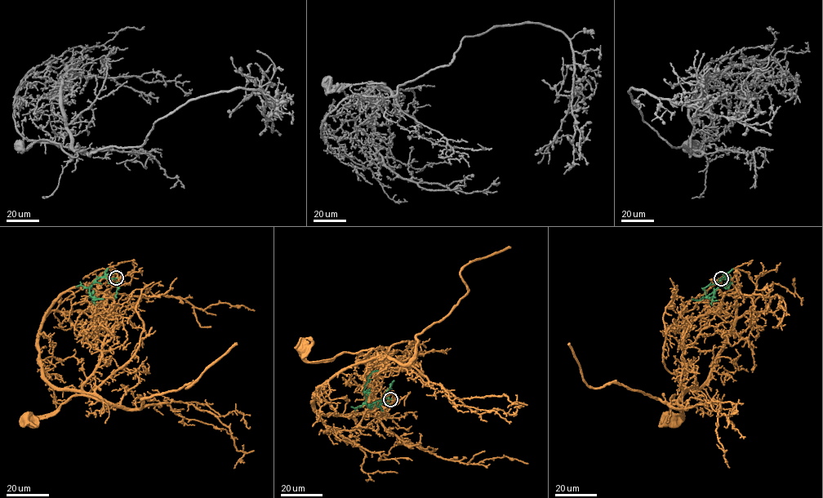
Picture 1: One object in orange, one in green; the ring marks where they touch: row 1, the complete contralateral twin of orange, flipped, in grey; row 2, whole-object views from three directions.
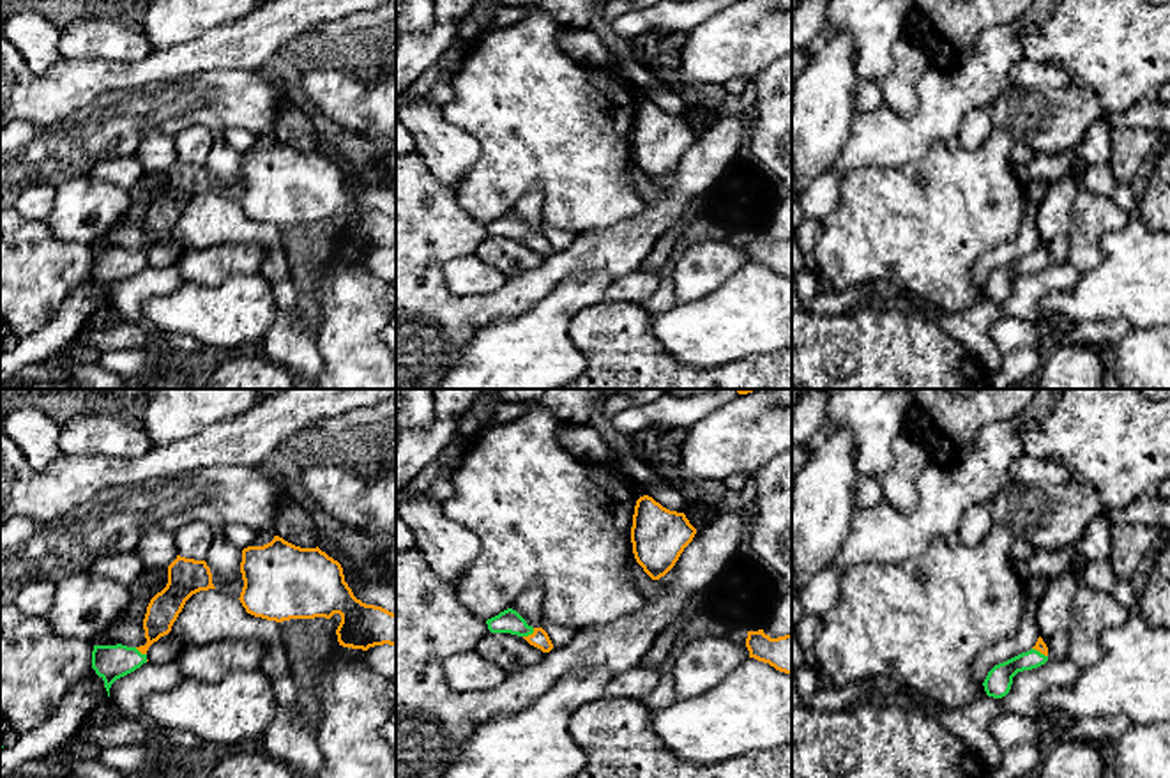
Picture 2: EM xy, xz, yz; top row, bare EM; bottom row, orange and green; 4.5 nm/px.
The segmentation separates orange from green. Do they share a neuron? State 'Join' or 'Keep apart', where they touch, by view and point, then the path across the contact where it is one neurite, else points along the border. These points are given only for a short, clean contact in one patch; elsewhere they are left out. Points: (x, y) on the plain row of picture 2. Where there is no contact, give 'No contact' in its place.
Keep apart. Touches orange at xz (529, 239)

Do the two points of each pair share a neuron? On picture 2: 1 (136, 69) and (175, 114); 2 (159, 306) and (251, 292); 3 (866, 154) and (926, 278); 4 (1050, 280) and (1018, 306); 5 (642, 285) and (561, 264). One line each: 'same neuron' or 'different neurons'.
1: different neurons
2: same neuron
3: different neurons
4: same neuron
5: different neurons

